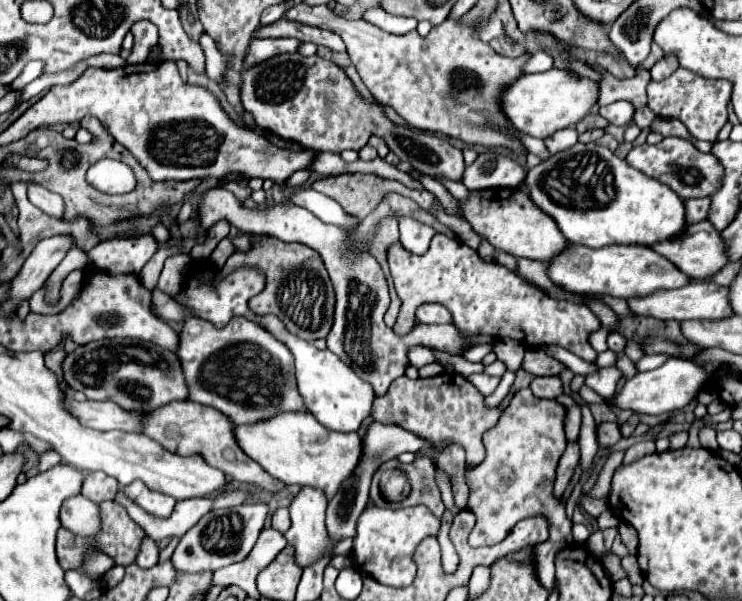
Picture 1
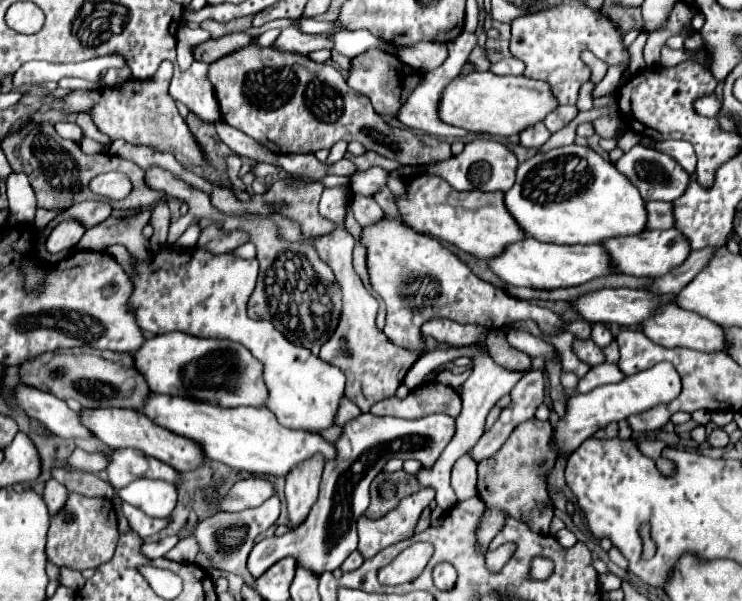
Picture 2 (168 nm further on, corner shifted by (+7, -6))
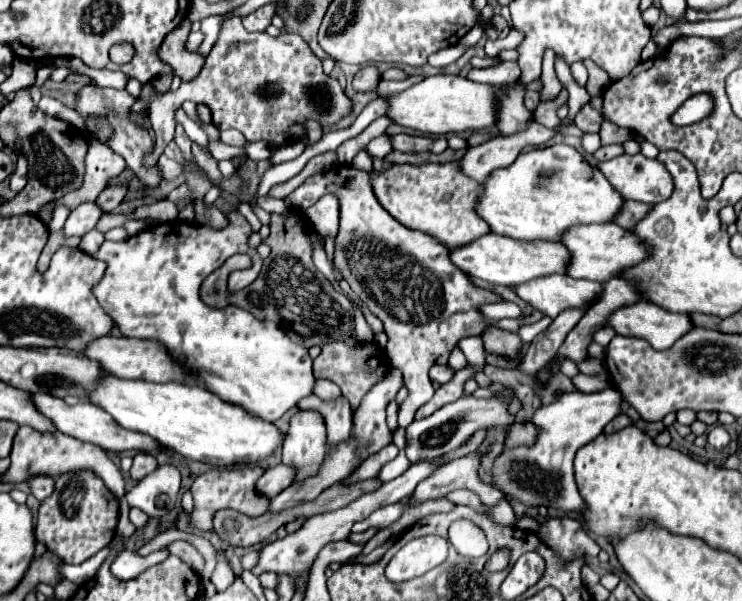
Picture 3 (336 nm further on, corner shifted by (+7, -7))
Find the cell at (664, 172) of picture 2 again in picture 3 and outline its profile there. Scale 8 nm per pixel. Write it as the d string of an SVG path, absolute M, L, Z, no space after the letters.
M622 154L596 166L626 200L658 204L672 194L672 176L658 160Z

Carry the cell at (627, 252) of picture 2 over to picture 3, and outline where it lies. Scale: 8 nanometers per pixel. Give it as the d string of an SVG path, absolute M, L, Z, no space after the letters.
M588 224L580 228L572 228L564 240L560 240L570 256L572 262L568 262L568 276L572 278L584 278L584 280L594 280L594 282L608 282L614 276L620 276L630 266L636 266L646 258L646 246L630 232L620 228L618 224Z

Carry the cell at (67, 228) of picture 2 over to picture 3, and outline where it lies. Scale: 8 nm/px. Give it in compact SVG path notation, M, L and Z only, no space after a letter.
M84 202L84 204L76 206L64 224L66 236L84 236L86 232L90 232L96 226L96 222L100 220L102 214L104 212L96 202Z

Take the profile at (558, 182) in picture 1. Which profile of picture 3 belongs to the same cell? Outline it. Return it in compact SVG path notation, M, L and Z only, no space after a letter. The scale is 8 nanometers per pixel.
M554 144L548 148L536 148L530 152L522 152L508 168L498 168L488 176L482 184L482 192L476 200L476 214L488 222L490 230L496 234L504 234L518 240L560 240L560 236L576 224L598 224L612 222L612 218L620 212L622 196L612 188L612 184L598 172L598 168L590 166L578 150L566 144Z

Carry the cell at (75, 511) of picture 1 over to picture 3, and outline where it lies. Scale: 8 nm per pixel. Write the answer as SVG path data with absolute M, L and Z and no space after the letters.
M32 476L32 480L28 480L28 486L30 486L32 494L38 500L44 500L54 492L54 478L50 478L50 476Z

